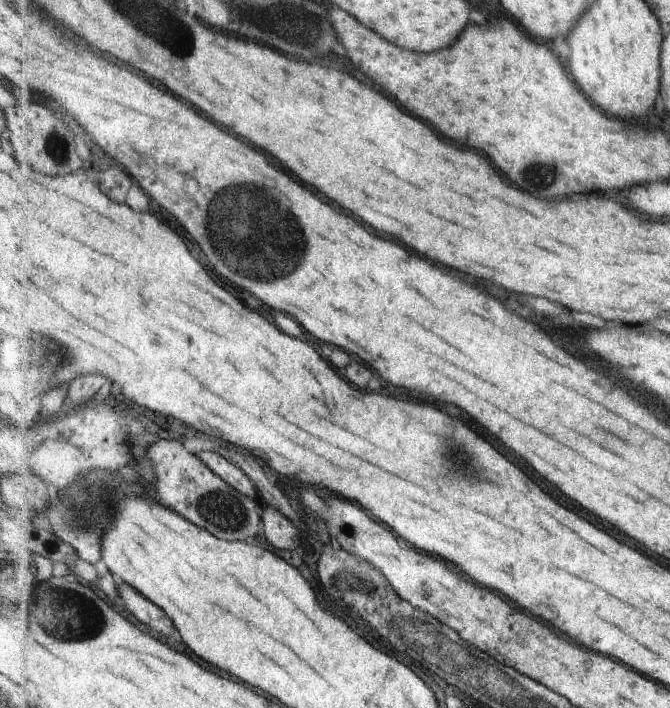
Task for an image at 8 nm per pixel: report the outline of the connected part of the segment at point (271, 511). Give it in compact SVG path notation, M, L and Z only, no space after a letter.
M263 506L264 536L279 552L294 552L299 546L299 530L285 513L275 507Z

